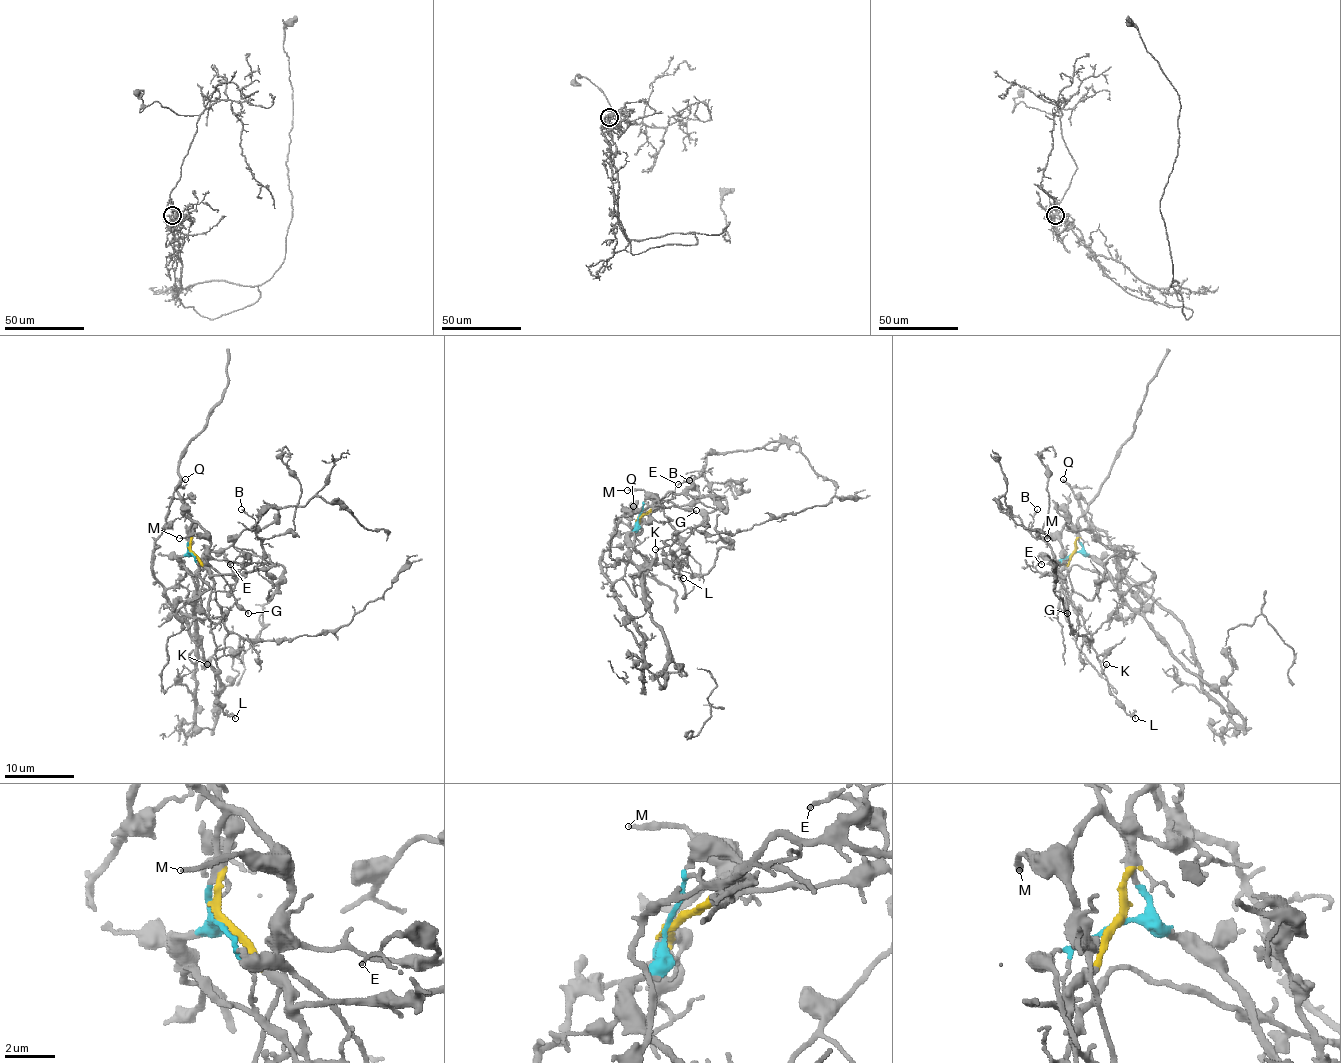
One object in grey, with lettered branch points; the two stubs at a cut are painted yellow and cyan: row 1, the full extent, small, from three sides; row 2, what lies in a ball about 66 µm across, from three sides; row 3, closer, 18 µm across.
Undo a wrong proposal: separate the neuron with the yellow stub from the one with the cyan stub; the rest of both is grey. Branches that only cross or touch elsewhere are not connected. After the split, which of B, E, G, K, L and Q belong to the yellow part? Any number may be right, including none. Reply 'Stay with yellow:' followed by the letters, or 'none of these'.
Stay with yellow: B, E, K, L

